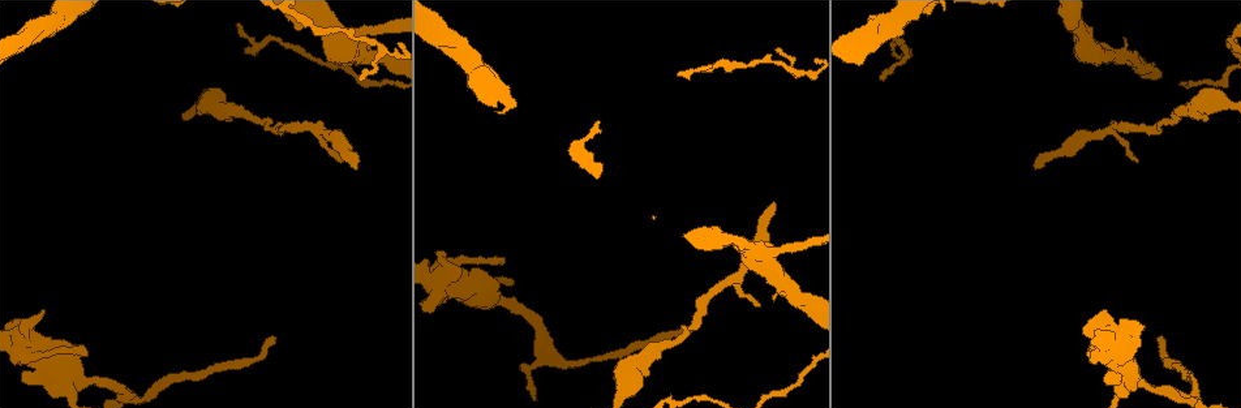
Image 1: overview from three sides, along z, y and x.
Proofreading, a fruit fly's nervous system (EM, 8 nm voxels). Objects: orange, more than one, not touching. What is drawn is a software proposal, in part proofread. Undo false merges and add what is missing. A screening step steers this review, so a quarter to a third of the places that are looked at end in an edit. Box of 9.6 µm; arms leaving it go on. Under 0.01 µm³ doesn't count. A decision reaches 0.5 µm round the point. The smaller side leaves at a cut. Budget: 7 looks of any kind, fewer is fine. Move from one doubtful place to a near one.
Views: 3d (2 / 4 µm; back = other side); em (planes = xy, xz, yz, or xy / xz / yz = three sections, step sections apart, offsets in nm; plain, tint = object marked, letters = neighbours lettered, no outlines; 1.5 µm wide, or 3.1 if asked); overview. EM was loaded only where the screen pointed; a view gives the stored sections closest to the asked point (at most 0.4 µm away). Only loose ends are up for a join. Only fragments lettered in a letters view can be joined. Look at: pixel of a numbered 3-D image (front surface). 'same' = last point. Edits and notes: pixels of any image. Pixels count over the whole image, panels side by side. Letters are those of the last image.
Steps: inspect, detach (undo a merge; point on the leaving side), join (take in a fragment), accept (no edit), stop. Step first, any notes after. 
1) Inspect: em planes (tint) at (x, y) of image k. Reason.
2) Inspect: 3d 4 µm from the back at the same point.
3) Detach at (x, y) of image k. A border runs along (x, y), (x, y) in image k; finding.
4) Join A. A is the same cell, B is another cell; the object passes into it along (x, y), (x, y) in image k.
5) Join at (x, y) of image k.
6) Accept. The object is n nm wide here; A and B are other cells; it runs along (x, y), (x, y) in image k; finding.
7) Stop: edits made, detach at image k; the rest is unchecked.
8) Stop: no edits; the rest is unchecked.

Inspect: em planes (letters) at (776, 205) of image 1. Free end.

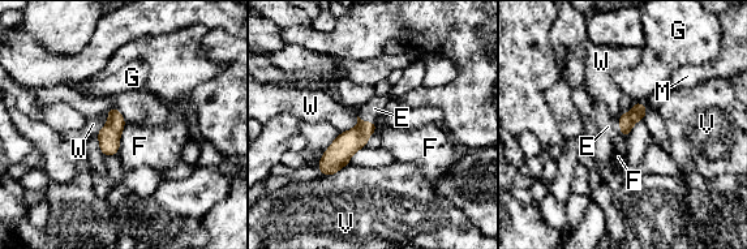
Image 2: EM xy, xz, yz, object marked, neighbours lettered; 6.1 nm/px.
Join E. The object is 100 nm wide here; E is the same cell, F, G, M, V and W are other cells; the object passes into it along (348, 142), (366, 121), (374, 108) in image 2; the neuron continues.

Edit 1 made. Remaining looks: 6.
Inspect: overview.

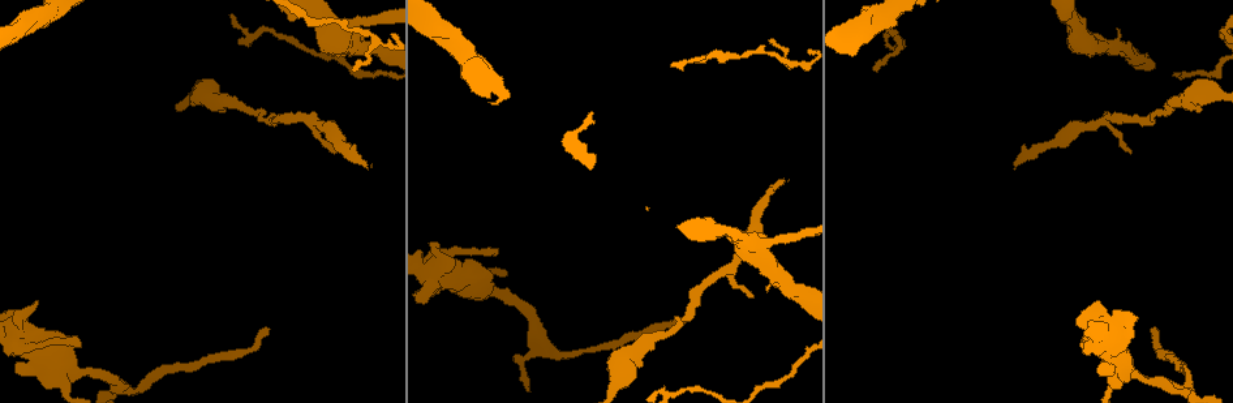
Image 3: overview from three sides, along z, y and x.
Inspect: em planes (tint) at (760, 246) of image 3. Looks like a crossing.

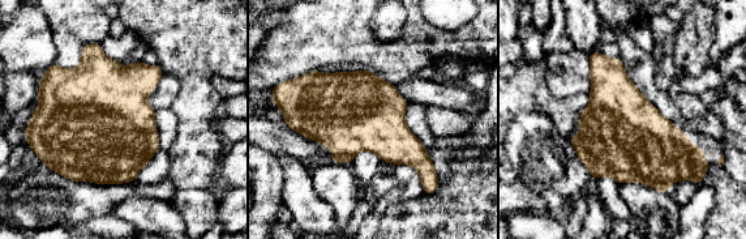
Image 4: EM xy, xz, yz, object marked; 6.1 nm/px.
Inspect: em planes (letters) at the same point.

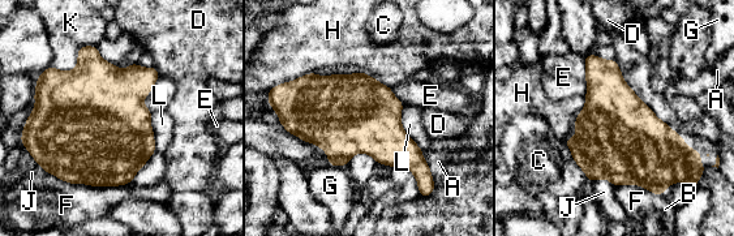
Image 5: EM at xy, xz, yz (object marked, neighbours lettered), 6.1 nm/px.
Accept. The object is 480 nm wide here; A, B, C, D, E, F, G, H, J, K and L are other cells; a border runs along (583, 58), (586, 68), (584, 98) in image 5; all the same neuron.

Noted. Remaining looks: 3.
Inspect: em planes (plain) at (751, 296) of image 3. Branch stops here.

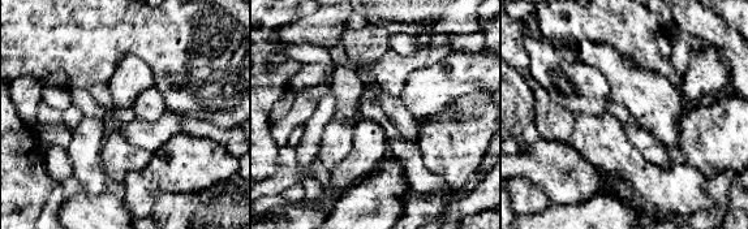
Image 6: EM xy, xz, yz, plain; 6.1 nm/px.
Inspect: em planes (letters) at the same point. See the neighbours.

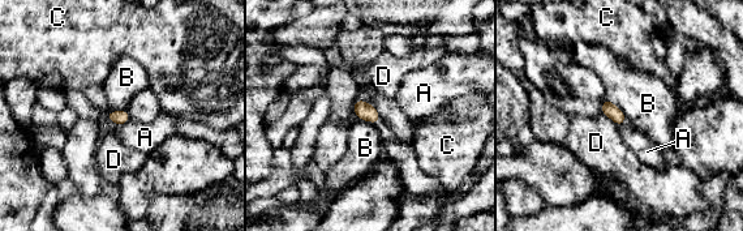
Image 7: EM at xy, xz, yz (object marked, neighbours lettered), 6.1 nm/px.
Accept. A, B, C and D are other cells; a border runs along (608, 98), (626, 118) in image 7; none of them fits.

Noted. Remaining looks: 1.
Stop: edits made, join at image 2; the rest is unchecked.

